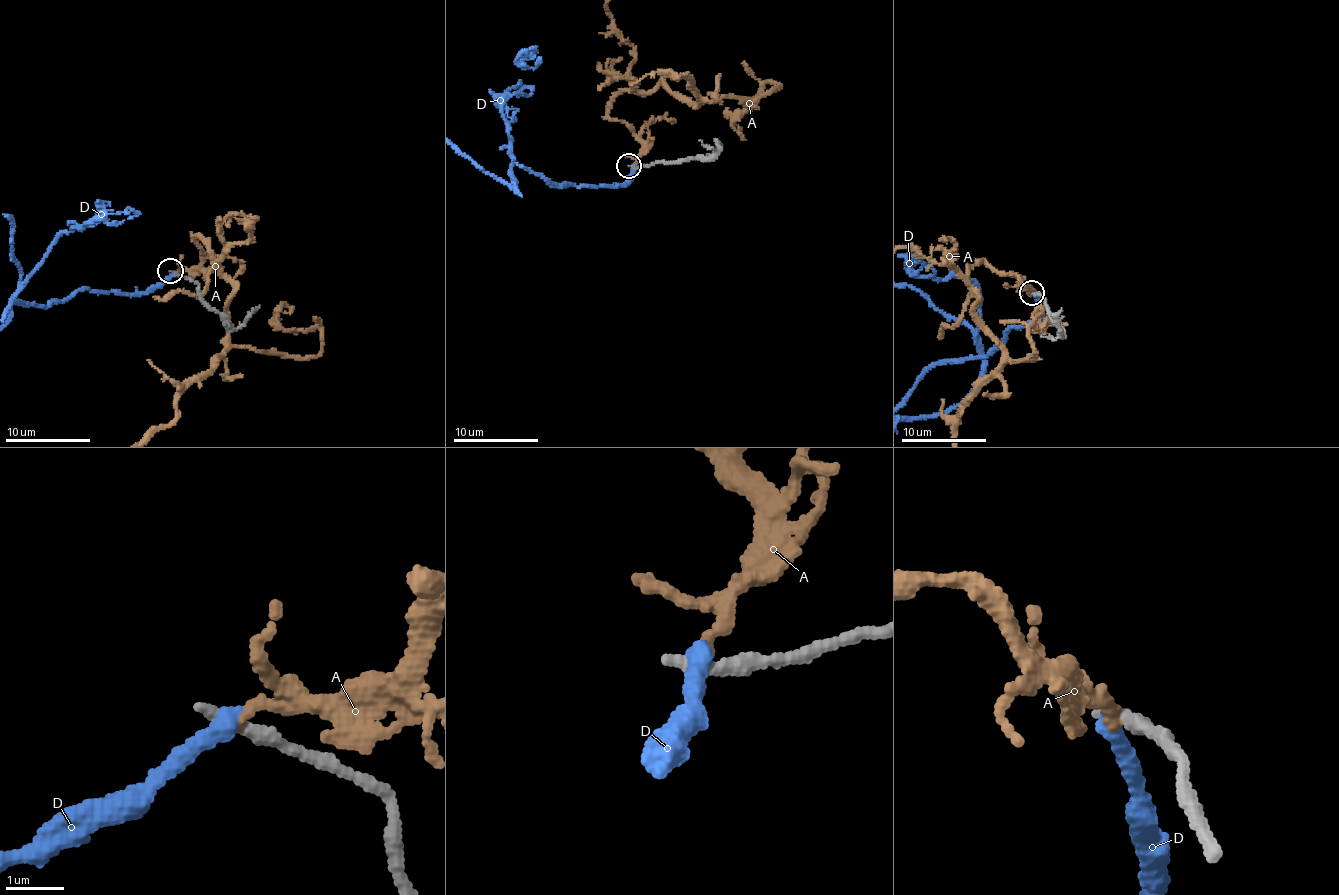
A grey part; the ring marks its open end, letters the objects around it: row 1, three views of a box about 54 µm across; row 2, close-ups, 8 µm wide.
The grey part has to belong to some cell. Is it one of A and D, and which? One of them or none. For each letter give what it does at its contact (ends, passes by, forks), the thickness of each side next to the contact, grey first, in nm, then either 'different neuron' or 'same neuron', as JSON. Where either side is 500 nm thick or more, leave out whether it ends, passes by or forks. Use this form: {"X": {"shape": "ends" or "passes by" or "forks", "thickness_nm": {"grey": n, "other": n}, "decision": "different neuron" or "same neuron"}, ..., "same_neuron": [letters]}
{"A": {"shape": "ends", "thickness_nm": {"grey": 280, "other": 200}, "decision": "different neuron"}, "D": {"shape": "ends", "thickness_nm": {"grey": 260, "other": 340}, "decision": "different neuron"}, "same_neuron": []}

